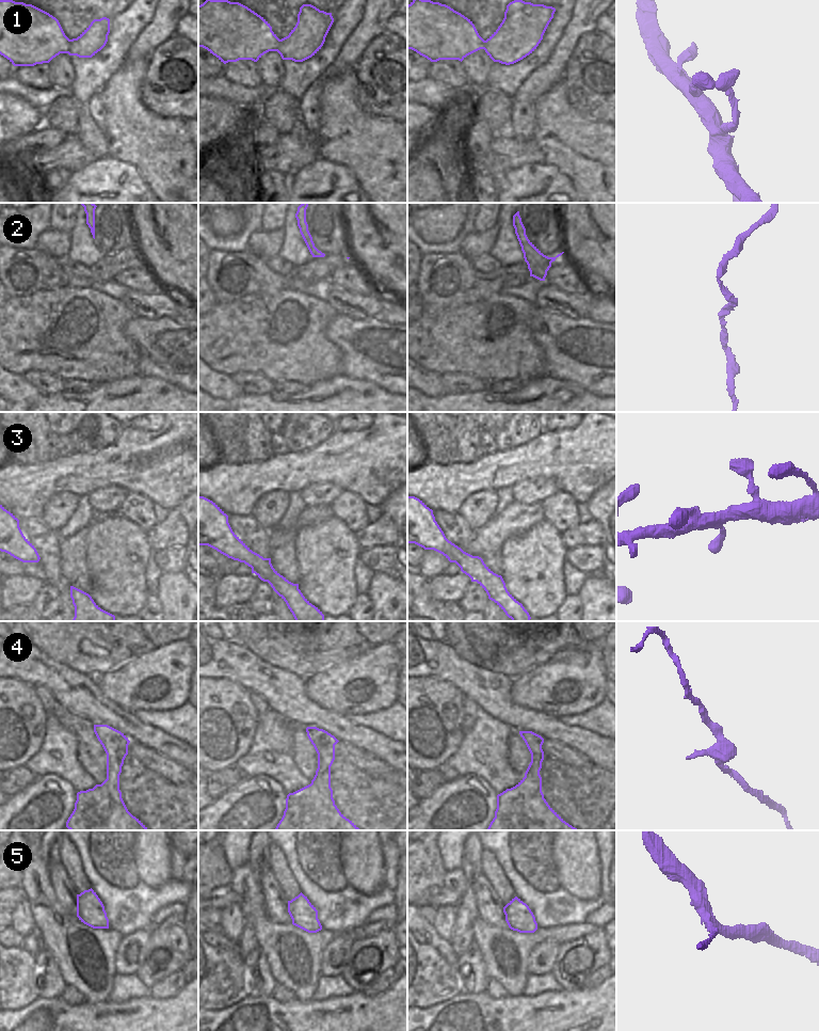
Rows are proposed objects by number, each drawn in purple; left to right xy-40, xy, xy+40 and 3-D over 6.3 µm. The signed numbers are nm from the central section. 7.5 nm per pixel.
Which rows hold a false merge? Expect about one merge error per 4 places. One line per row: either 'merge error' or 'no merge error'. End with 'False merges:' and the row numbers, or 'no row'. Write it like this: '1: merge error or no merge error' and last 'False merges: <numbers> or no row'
1: no merge error
2: no merge error
3: no merge error
4: no merge error
5: no merge error
False merges: no row

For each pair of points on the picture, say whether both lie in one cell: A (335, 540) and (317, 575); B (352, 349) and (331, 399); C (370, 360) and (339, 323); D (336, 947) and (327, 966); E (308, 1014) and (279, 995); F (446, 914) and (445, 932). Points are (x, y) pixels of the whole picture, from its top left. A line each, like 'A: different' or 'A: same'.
A: same
B: different
C: same
D: same
E: different
F: same

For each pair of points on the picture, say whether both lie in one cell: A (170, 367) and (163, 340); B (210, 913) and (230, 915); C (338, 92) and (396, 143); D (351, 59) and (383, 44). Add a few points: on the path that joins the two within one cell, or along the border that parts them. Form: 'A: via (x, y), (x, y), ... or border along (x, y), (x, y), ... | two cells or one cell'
A: via (170, 361), (166, 358), (165, 347) | one cell
B: border along (222, 909), (222, 918), (219, 923) | two cells
C: via (349, 107), (381, 139) | one cell
D: border along (379, 35), (366, 48), (354, 67) | two cells

